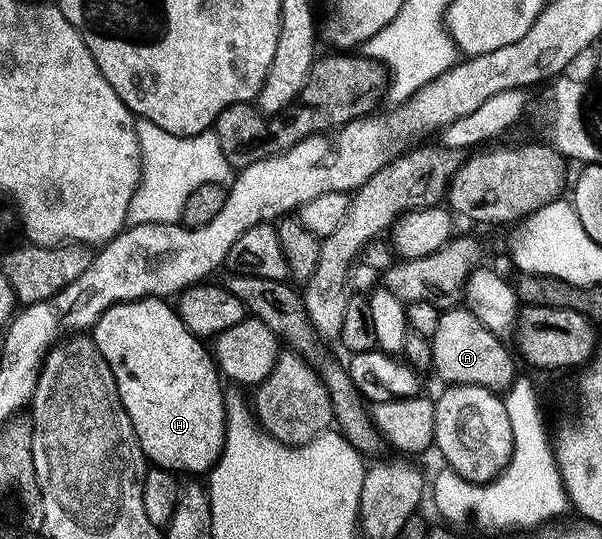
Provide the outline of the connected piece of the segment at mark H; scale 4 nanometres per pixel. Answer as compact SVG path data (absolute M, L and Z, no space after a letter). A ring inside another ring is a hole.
M147 297L117 304L107 309L100 316L97 323L92 327L91 337L97 344L98 350L105 356L105 360L117 380L118 394L121 396L123 407L129 412L130 422L133 424L134 432L138 438L138 443L141 444L144 457L158 469L172 471L179 476L182 476L182 474L191 474L187 476L199 476L195 474L206 475L211 467L215 465L215 461L221 456L223 445L225 444L227 404L225 401L225 389L223 390L222 386L224 383L221 381L219 367L215 364L212 351L208 347L207 350L203 347L206 346L204 339L199 338L193 332L189 332L189 328L185 328L185 324L181 321L178 311L168 304L169 302L162 297Z

